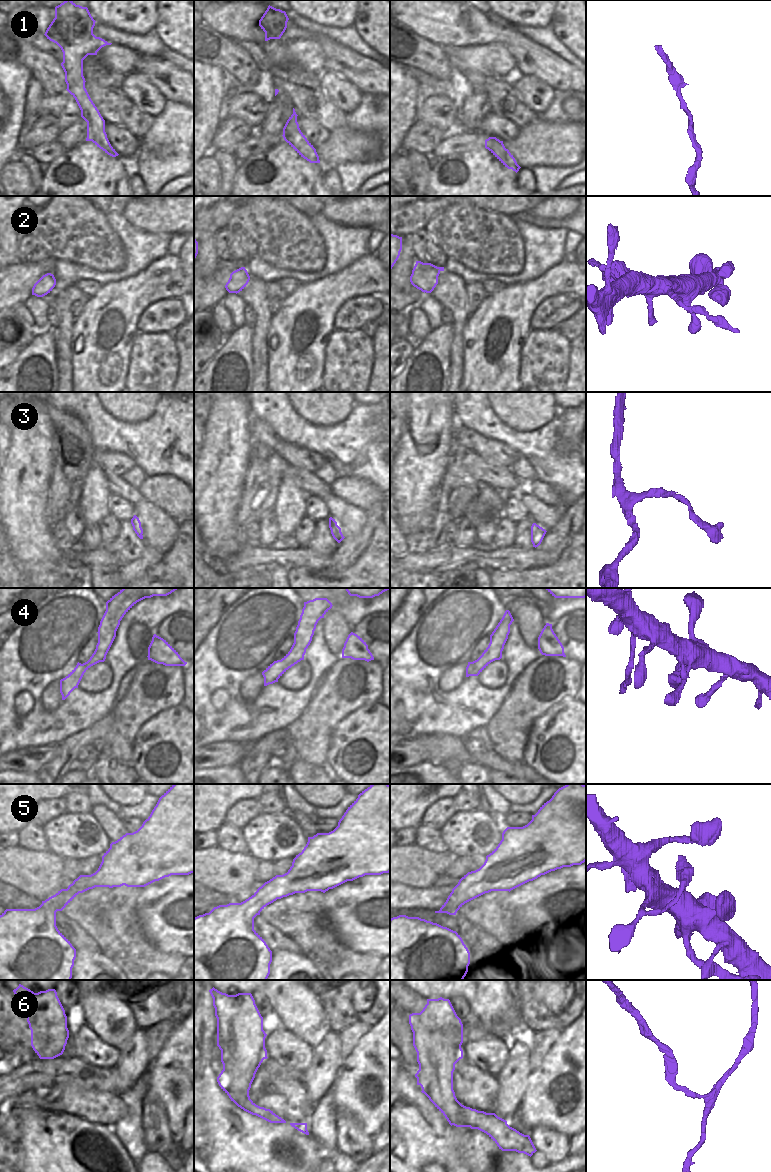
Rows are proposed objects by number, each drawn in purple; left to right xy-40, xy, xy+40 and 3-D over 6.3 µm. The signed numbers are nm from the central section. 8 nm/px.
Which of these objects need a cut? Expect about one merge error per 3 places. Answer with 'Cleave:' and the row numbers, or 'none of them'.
Cleave: 2, 6

